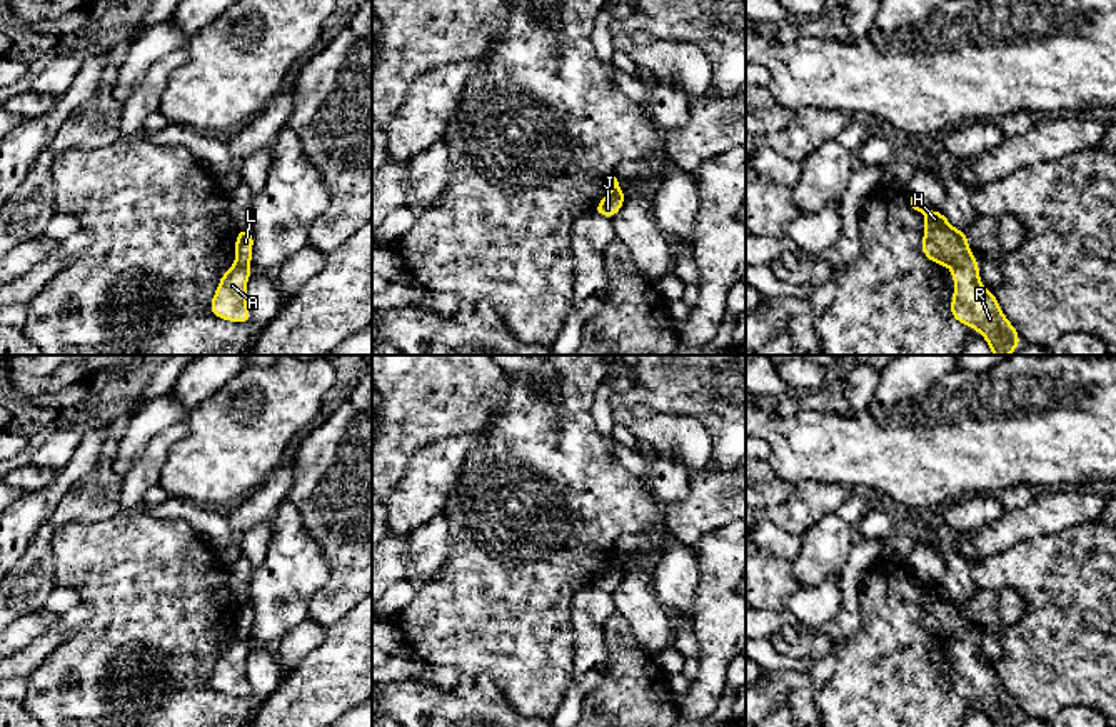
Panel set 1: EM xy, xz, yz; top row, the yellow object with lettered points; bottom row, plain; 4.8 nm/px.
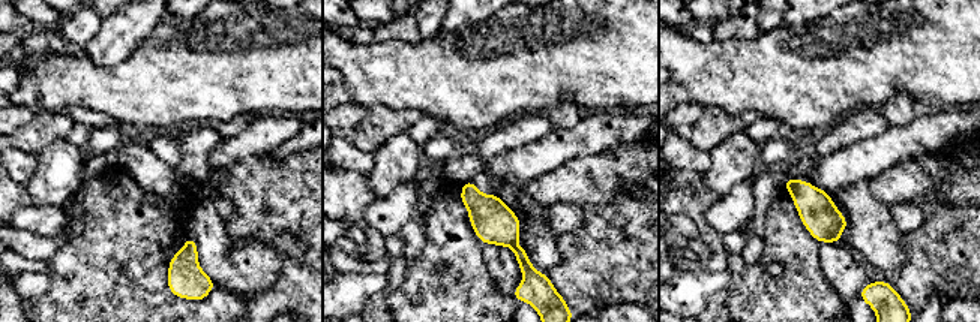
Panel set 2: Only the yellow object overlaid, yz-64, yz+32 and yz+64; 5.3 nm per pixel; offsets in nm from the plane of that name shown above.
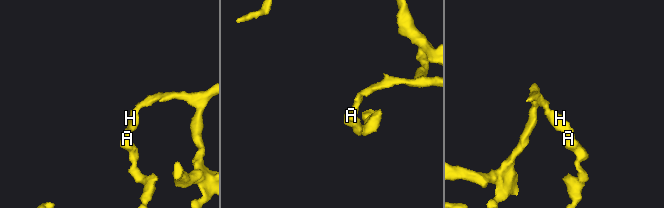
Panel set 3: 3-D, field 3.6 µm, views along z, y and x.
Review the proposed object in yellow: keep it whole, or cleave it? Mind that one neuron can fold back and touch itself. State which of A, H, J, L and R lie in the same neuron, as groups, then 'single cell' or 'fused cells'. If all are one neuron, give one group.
A J R / H L | fused cells

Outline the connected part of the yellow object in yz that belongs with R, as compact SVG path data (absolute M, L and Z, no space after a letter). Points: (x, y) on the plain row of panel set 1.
M968 625L959 639L951 640L951 649L954 654L949 684L953 692L978 704L993 727L1014 725L1021 717L1018 704L1003 687L996 669L983 659L978 632Z

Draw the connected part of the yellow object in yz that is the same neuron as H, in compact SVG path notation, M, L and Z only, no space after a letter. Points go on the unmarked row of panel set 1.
M911 570L914 584L924 589L921 625L943 640L959 639L971 624L966 605L954 602L939 584L922 584Z

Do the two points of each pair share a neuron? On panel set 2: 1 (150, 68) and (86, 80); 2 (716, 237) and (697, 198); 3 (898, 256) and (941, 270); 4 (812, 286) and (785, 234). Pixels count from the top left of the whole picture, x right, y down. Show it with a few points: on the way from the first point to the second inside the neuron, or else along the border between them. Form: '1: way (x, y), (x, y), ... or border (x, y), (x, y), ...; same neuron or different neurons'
1: way (134, 80), (102, 80); same neuron
2: way (706, 228), (698, 219), (697, 208); same neuron
3: border (905, 234), (902, 247), (907, 259), (886, 276); different neurons
4: way (802, 273), (799, 253), (793, 247); same neuron

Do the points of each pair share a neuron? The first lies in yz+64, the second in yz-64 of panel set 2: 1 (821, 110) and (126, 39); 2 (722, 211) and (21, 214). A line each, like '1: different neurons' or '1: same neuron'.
1: different neurons
2: same neuron

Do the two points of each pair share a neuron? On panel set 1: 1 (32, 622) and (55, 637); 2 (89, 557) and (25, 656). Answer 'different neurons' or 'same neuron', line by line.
1: different neurons
2: different neurons

